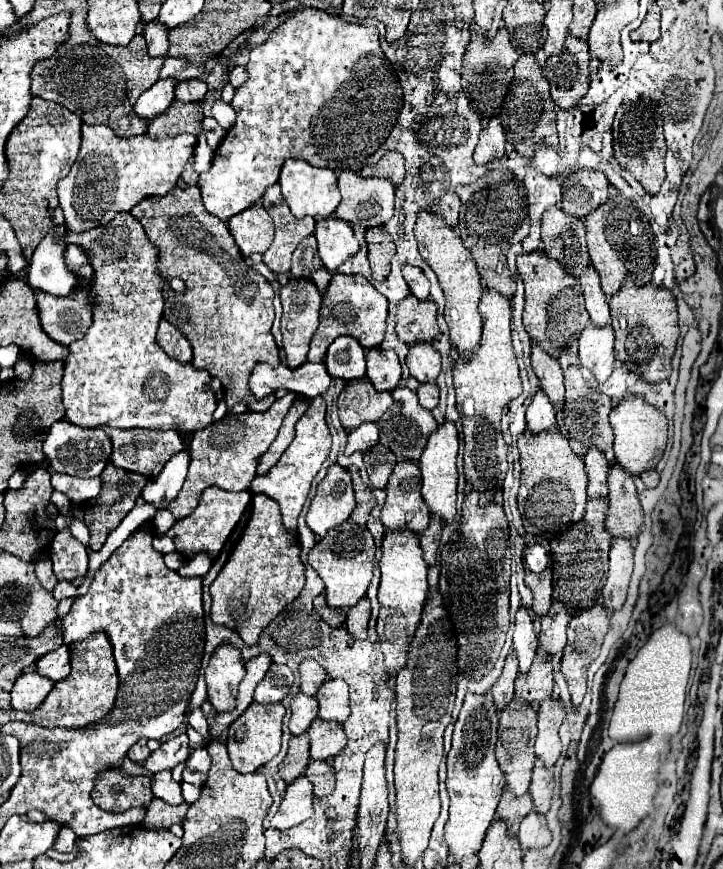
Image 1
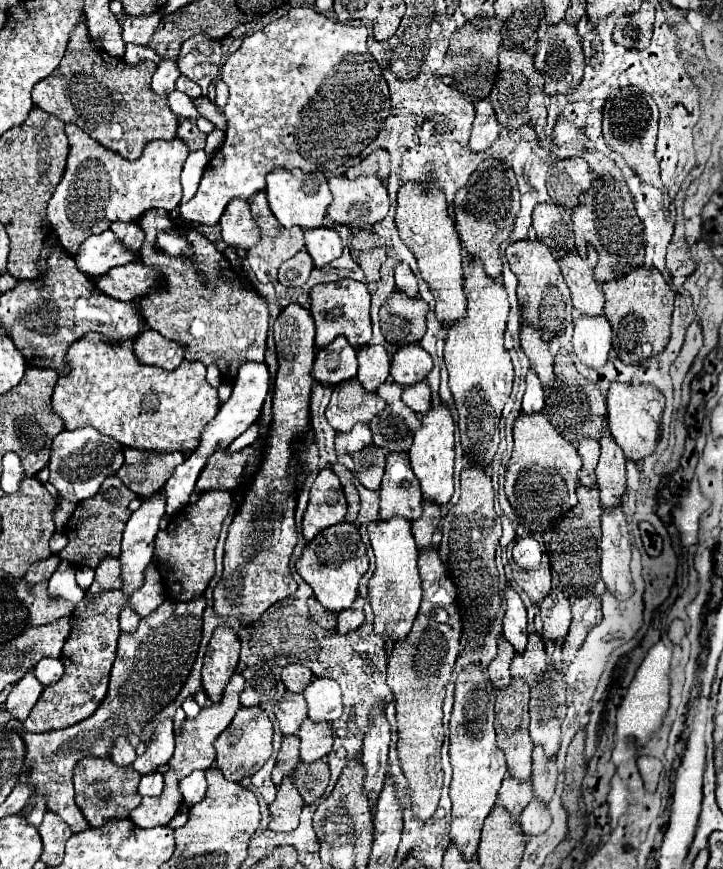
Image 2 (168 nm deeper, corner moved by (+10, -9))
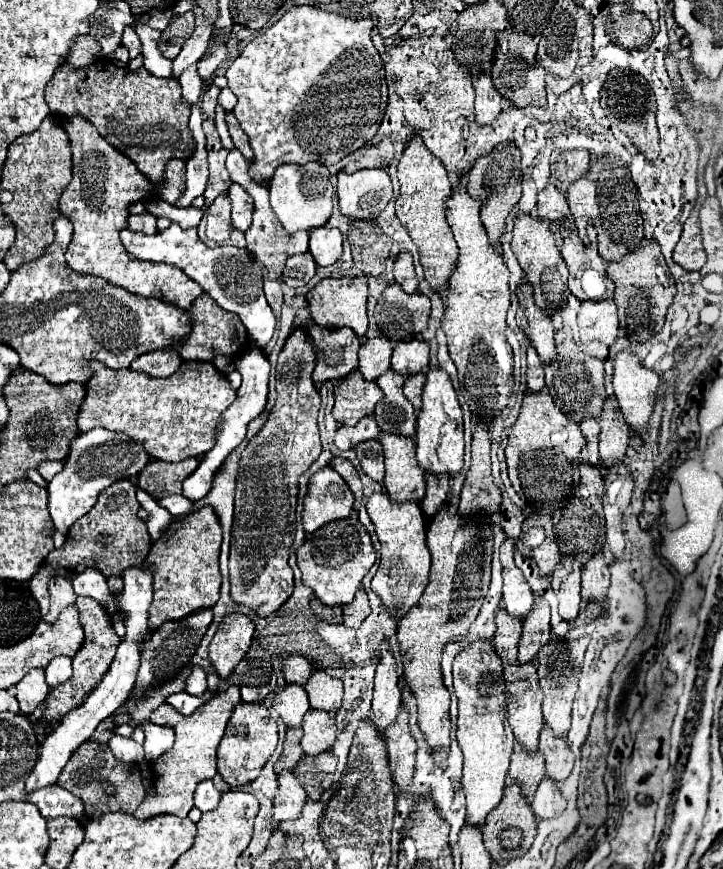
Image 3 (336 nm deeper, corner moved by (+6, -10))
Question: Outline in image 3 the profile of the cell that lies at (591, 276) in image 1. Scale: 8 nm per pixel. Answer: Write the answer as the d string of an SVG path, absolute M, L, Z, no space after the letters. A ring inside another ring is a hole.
M588 227L588 237L588 247L582 243L578 231L572 231L562 243L562 257L570 271L568 287L578 301L610 299L614 283L606 277L606 263L598 255L596 231L592 227Z

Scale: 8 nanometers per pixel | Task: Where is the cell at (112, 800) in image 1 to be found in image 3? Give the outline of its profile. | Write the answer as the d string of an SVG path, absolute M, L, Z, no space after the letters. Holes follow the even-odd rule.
M94 739L84 741L70 757L66 763L64 771L58 777L58 785L64 787L66 791L74 793L76 797L82 799L84 803L84 815L88 819L98 819L102 813L134 813L142 799L146 797L146 789L142 783L142 775L136 763L122 763L118 761L108 745L102 745ZM92 807L96 809L92 813Z

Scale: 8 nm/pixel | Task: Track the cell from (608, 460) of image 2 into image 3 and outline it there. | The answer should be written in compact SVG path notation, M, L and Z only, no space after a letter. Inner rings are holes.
M608 397L604 403L604 411L600 415L600 427L602 427L602 431L600 431L602 465L604 467L620 465L626 455L632 433L630 433L630 429L626 429L624 417L622 417L614 397Z

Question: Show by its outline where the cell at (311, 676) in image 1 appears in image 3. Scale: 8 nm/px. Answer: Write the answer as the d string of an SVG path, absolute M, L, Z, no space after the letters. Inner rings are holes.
M294 655L294 657L288 657L288 659L284 661L282 671L284 671L284 679L286 679L286 683L306 685L306 681L310 679L310 671L312 671L312 667L310 667L308 659L304 659L304 657L300 657L300 655Z

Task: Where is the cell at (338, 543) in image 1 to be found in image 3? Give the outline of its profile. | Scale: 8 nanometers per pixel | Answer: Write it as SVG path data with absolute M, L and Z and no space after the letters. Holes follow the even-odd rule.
M356 517L338 519L338 521L324 525L322 529L318 529L314 533L312 539L308 539L298 549L296 557L298 557L298 567L302 571L304 585L310 587L316 593L316 597L328 607L352 603L356 591L360 589L364 575L376 561L376 553L370 543L370 535ZM342 523L346 527L342 527L342 531L338 531L340 529L338 525L342 525Z

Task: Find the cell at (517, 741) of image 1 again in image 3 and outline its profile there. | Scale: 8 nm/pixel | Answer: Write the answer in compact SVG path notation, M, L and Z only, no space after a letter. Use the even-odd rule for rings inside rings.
M516 663L516 665L508 665L504 669L504 683L506 683L506 703L508 703L508 723L514 731L516 741L528 751L528 753L536 753L538 749L538 735L542 731L542 691L538 687L538 675L536 675L536 665L534 663Z

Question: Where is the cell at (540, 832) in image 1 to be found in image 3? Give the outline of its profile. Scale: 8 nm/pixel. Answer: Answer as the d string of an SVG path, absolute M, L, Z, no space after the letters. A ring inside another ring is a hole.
M544 777L536 789L536 795L534 795L530 807L536 815L536 819L544 821L544 819L558 817L562 813L562 809L566 809L566 801L564 801L558 785L554 785L554 781L548 781L548 777Z

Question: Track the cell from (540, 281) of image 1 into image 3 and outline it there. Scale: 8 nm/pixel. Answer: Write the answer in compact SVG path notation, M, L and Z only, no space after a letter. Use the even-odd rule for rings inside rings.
M520 215L514 219L514 235L512 235L512 251L526 275L526 279L530 281L532 289L534 289L534 301L536 305L548 315L552 317L554 313L562 311L568 303L570 297L570 289L568 289L568 269L566 263L562 261L560 249L554 241L554 235L548 229L548 221L536 219L532 215Z

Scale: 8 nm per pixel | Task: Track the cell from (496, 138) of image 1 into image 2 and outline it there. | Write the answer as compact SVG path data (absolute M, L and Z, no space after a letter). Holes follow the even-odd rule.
M478 100L476 118L472 122L470 148L474 152L484 152L498 138L498 130L500 130L498 128L498 118L494 116L494 108L492 108L490 100Z

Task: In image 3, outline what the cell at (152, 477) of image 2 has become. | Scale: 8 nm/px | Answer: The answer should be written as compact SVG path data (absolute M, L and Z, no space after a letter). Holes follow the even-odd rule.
M190 457L180 463L162 463L150 461L142 473L136 477L136 485L152 495L154 499L162 499L174 493L182 493L182 481L198 467L198 459Z

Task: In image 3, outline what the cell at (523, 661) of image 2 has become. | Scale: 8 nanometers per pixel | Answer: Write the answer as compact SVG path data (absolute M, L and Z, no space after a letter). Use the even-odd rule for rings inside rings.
M536 601L530 617L522 623L522 637L518 643L518 661L536 661L540 647L550 643L550 607L544 601Z

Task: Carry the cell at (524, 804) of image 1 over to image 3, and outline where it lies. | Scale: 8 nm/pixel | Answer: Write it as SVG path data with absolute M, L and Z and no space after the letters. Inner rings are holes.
M516 743L512 761L510 761L510 779L514 783L520 783L524 799L530 801L534 797L534 791L544 775L546 773L544 773L544 765L542 765L542 753L534 753L534 757L530 757L526 753L526 749L522 749Z

